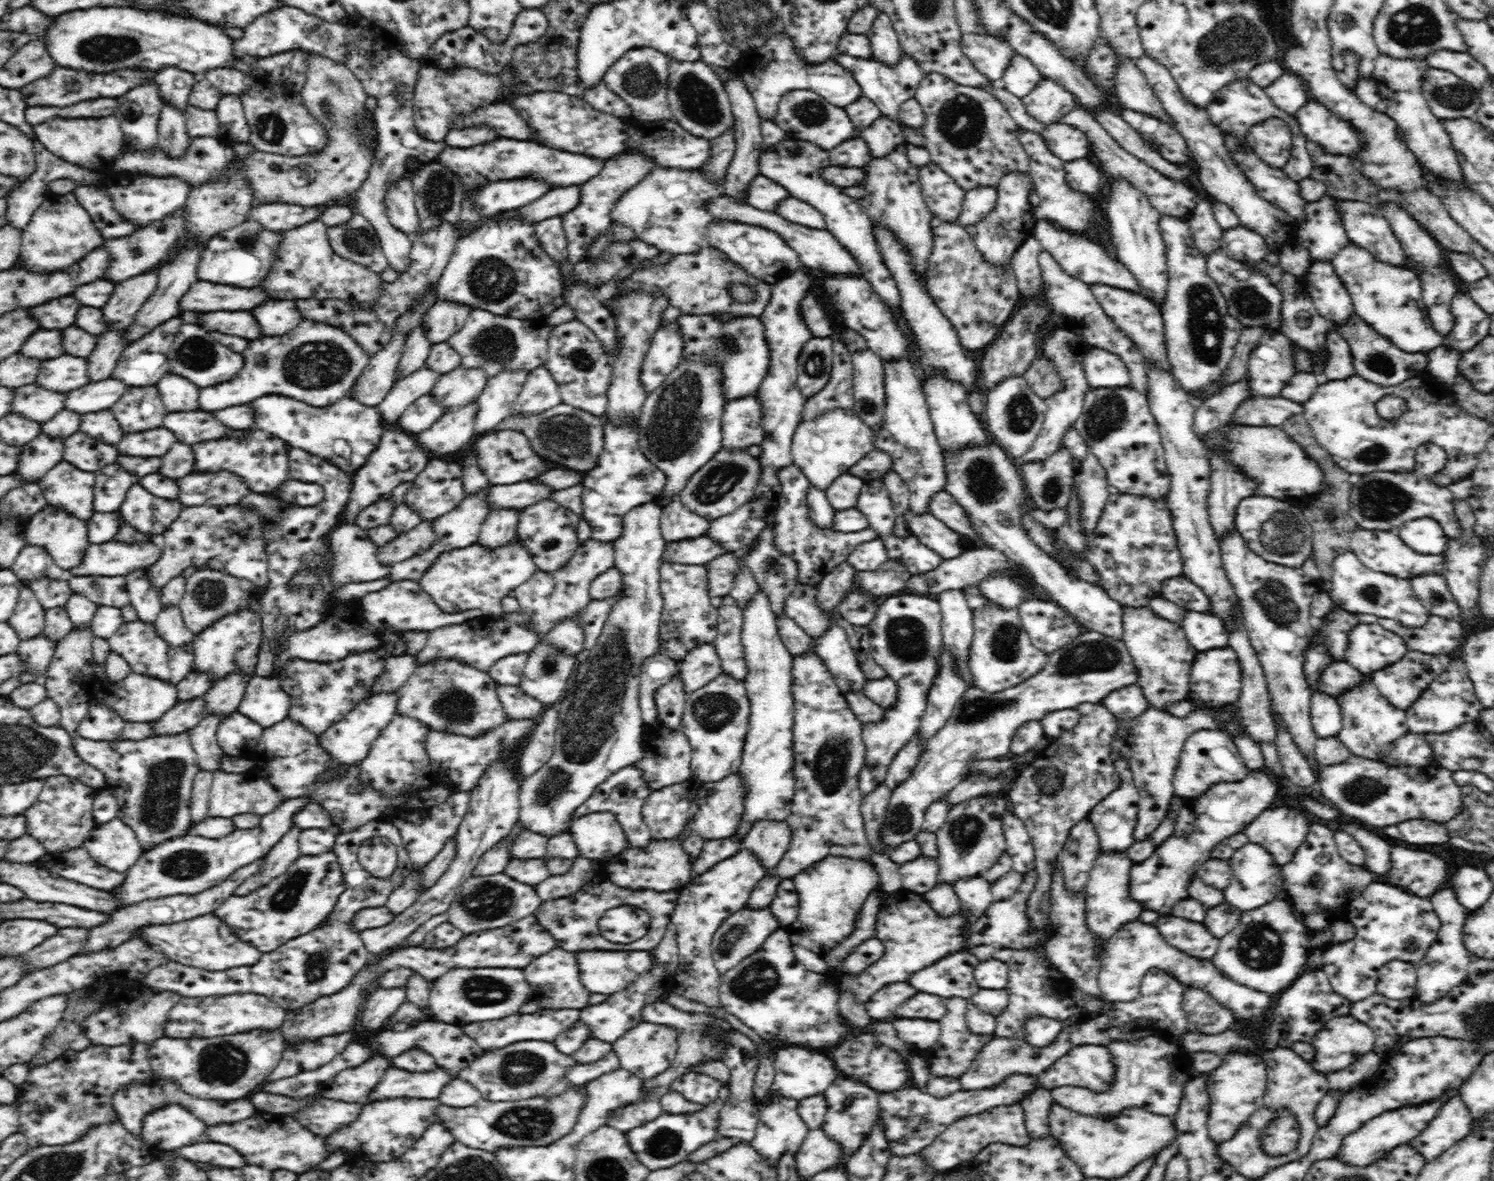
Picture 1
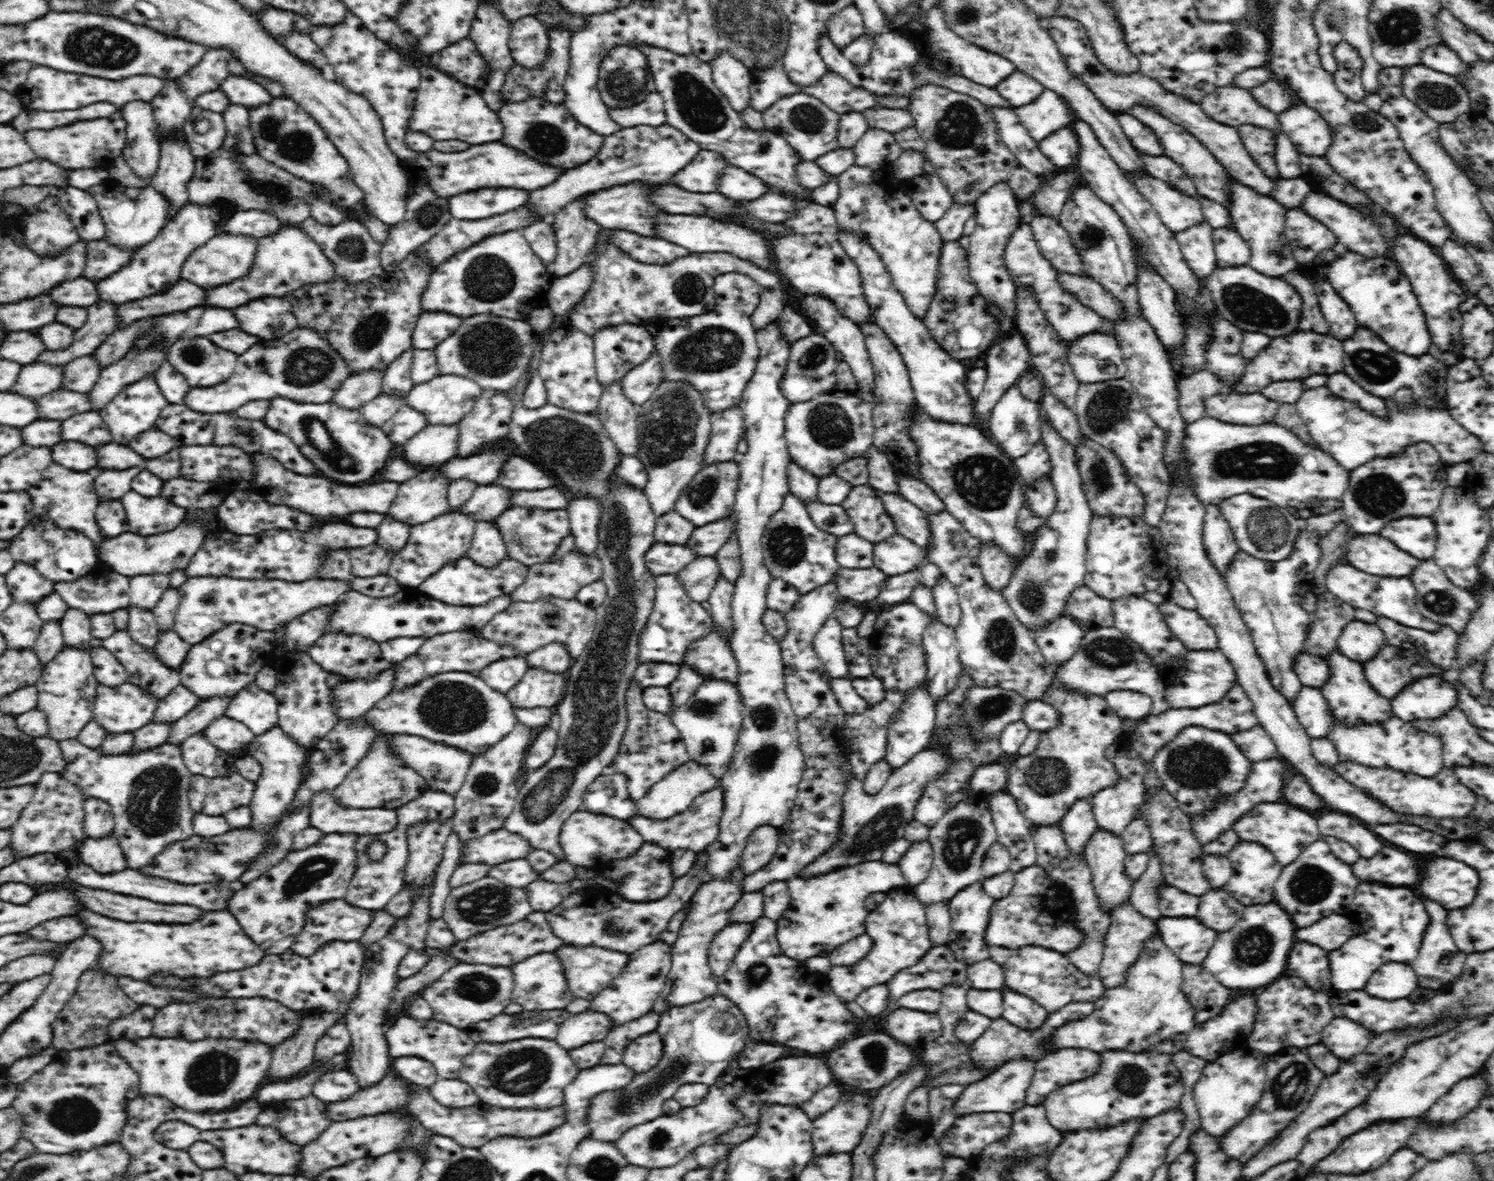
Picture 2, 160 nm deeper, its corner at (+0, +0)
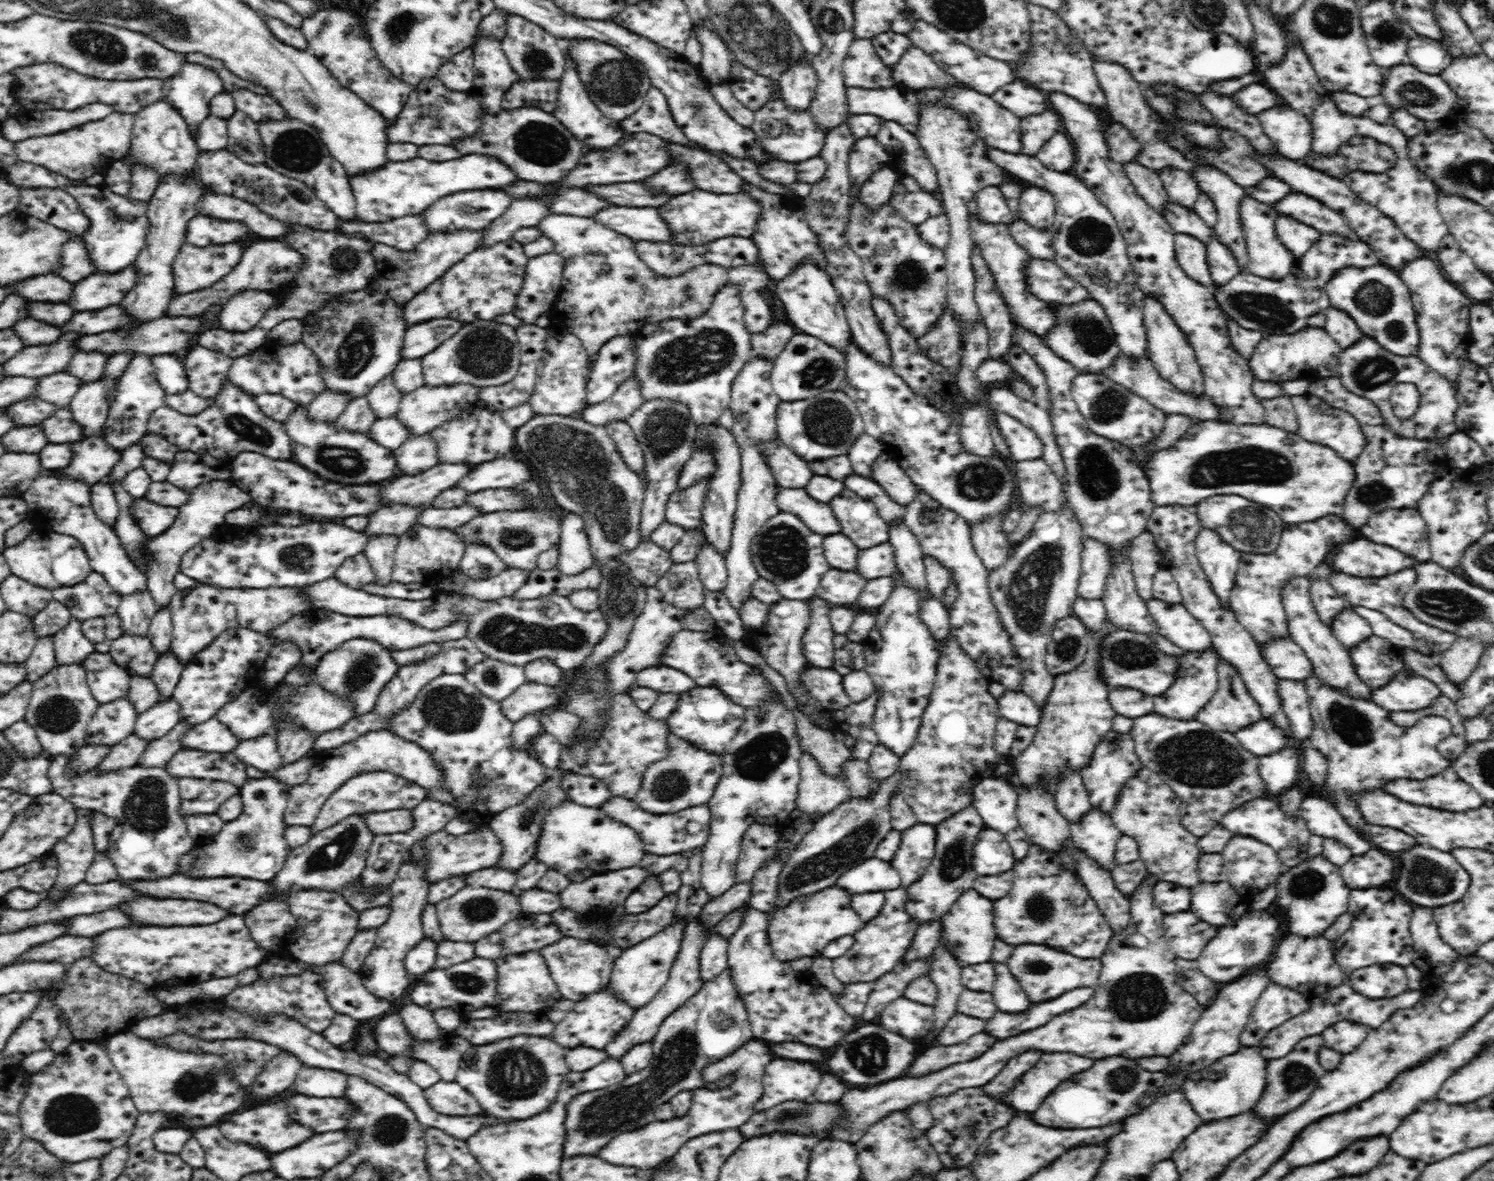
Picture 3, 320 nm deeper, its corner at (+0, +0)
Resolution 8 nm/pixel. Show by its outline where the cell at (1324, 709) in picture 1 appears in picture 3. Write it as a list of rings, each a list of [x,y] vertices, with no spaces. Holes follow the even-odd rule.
[[[1279,679],[1281,707],[1292,724],[1294,740],[1307,741],[1312,734],[1313,720],[1309,710],[1309,698],[1303,681]]]

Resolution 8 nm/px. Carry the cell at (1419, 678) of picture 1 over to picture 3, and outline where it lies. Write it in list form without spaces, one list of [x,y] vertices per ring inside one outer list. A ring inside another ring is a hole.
[[[1374,634],[1370,635],[1367,639],[1364,639],[1362,642],[1359,642],[1355,647],[1352,647],[1349,650],[1351,654],[1352,664],[1356,674],[1372,689],[1382,686],[1384,683],[1388,684],[1389,680],[1392,680],[1392,677],[1397,672],[1400,672],[1402,664],[1404,664],[1404,669],[1408,667],[1400,656],[1400,648],[1394,646],[1390,641],[1380,638]]]

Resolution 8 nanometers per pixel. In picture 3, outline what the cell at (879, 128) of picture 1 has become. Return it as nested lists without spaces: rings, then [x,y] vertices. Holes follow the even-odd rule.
[[[873,136],[856,139],[848,161],[851,184],[862,184],[873,172],[887,166],[888,160],[889,154]]]

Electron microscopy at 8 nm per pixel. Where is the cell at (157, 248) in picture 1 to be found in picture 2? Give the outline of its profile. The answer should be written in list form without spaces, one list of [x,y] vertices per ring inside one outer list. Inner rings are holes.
[[[103,238],[93,241],[86,241],[86,264],[84,264],[84,272],[82,277],[90,281],[100,282],[118,273],[120,268],[124,268],[130,264],[130,260],[134,260],[134,254],[138,249],[116,248]]]

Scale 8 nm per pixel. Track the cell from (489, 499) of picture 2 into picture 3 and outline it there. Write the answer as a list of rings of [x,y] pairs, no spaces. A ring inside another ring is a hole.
[[[465,503],[454,508],[434,508],[430,506],[420,511],[415,524],[428,528],[455,529],[480,514],[481,512],[471,504]]]

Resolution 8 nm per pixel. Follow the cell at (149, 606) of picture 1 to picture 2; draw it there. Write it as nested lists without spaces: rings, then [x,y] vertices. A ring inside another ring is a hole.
[[[127,608],[129,612],[129,621],[127,631],[130,633],[132,640],[141,644],[147,650],[155,650],[158,642],[159,630],[156,626],[156,619],[152,610],[143,608]]]

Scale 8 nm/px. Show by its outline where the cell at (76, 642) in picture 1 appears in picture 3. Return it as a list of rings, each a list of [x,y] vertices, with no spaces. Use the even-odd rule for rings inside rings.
[[[60,664],[33,683],[24,720],[36,730],[44,752],[52,758],[66,754],[70,757],[85,746],[88,722],[94,716],[99,702],[92,696],[82,664]]]

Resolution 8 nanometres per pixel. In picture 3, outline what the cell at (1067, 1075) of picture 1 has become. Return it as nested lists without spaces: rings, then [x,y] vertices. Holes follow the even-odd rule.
[[[1042,1053],[1042,1058],[1003,1096],[1003,1102],[1015,1112],[1033,1113],[1060,1082],[1092,1068],[1094,1061],[1076,1054]]]

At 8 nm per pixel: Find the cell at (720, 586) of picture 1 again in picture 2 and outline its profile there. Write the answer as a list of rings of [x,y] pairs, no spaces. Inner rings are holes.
[[[714,556],[696,557],[678,575],[679,581],[683,582],[686,594],[694,602],[700,603],[709,600],[717,578],[722,576]]]

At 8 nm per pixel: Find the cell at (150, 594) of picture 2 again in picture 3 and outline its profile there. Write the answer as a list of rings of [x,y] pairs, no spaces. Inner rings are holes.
[[[147,590],[123,596],[116,609],[121,620],[123,634],[146,636],[152,617],[157,610],[158,608]]]

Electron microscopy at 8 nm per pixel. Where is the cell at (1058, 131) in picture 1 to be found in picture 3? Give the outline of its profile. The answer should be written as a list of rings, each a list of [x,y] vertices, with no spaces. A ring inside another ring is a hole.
[[[1057,132],[1035,157],[1050,170],[1070,172],[1075,164],[1075,146],[1066,132]]]

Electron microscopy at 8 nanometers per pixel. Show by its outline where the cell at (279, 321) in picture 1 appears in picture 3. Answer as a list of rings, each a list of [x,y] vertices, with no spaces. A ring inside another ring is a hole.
[[[258,290],[238,292],[236,298],[232,296],[232,300],[221,307],[219,328],[225,334],[250,331],[276,302],[279,303],[274,293]]]

